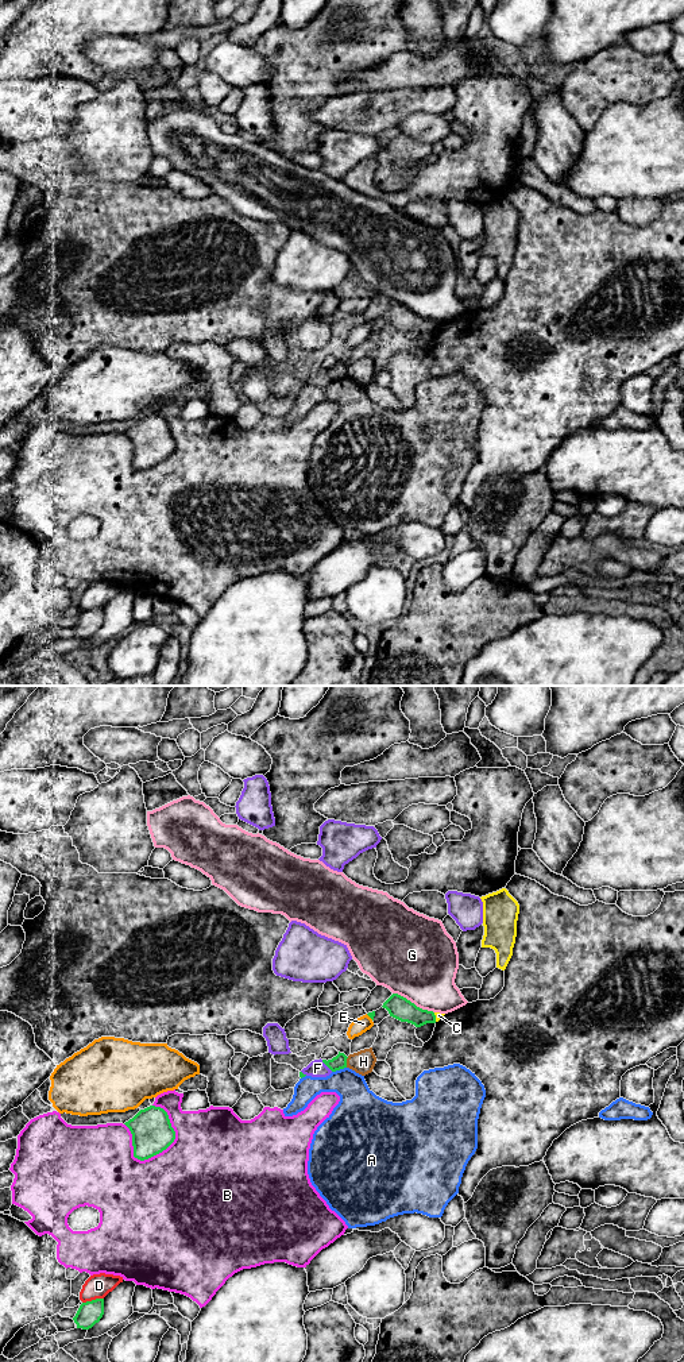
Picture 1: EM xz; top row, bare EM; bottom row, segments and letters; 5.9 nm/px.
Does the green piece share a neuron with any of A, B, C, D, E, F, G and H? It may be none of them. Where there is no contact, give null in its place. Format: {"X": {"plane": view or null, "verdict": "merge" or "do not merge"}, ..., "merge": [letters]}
{"A": {"plane": "xz", "verdict": "do not merge"}, "B": {"plane": "xz", "verdict": "do not merge"}, "C": {"plane": "xz", "verdict": "do not merge"}, "D": {"plane": "xz", "verdict": "do not merge"}, "E": {"plane": "xz", "verdict": "do not merge"}, "F": {"plane": "xz", "verdict": "do not merge"}, "G": {"plane": "xz", "verdict": "do not merge"}, "H": {"plane": "xz", "verdict": "do not merge"}, "merge": []}

